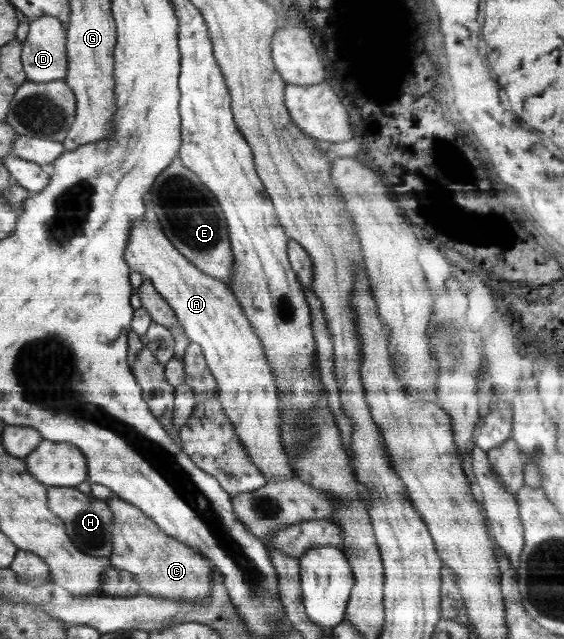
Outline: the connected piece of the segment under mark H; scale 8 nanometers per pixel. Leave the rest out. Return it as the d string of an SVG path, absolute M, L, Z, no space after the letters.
M50 486L47 499L49 510L65 524L69 538L79 550L93 557L109 558L113 551L113 512L107 499L95 498L91 492L85 494L73 486Z

